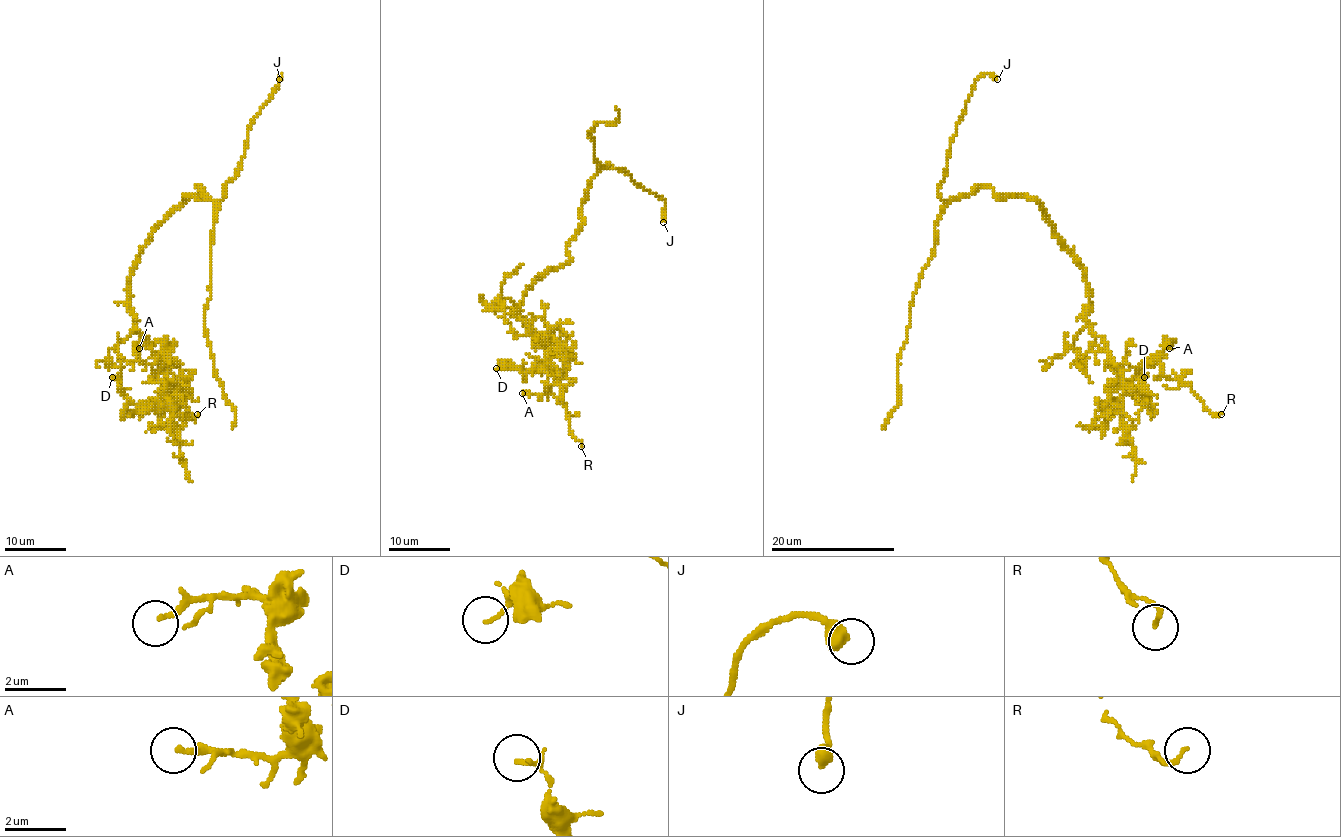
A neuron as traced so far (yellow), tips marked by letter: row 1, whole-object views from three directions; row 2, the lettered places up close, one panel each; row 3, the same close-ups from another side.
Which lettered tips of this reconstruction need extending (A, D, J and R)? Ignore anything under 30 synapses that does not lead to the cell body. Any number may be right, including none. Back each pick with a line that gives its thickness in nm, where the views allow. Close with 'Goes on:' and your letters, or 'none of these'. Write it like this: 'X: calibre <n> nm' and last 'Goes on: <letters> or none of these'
J: calibre 440 nm
Goes on: J

